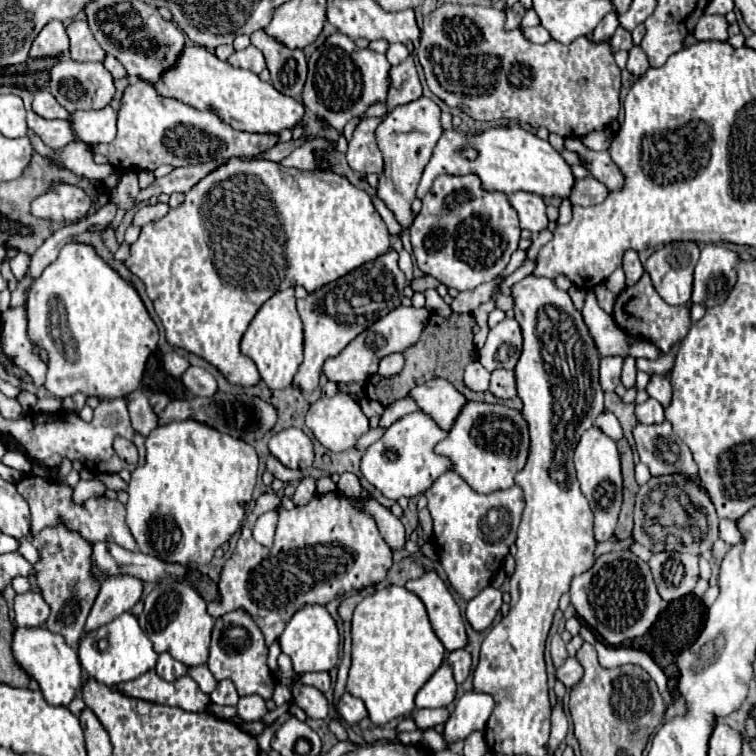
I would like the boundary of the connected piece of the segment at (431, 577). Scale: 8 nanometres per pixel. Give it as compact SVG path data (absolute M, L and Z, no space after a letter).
M427 572L417 580L407 580L405 588L423 600L433 632L447 652L455 652L467 646L467 632L459 606L435 572Z

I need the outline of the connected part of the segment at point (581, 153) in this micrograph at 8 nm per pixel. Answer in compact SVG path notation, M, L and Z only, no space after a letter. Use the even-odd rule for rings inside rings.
M565 138L565 148L575 152L581 160L581 166L589 170L591 176L595 176L599 182L603 182L609 190L623 186L623 176L615 162L609 158L609 152L595 152L581 144L579 138Z

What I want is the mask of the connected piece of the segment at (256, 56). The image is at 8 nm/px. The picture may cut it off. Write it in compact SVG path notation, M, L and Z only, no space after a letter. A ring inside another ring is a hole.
M249 46L245 50L239 50L239 52L233 52L227 62L235 68L247 68L255 74L259 74L263 68L265 68L265 60L263 60L263 54L255 48L255 46Z

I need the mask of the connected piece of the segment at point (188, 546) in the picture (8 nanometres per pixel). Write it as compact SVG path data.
M193 418L157 426L145 438L145 464L131 472L131 482L127 490L127 526L137 542L137 548L143 554L149 554L169 564L209 564L215 550L239 530L245 518L245 508L251 502L255 476L257 452L241 438L223 434Z

